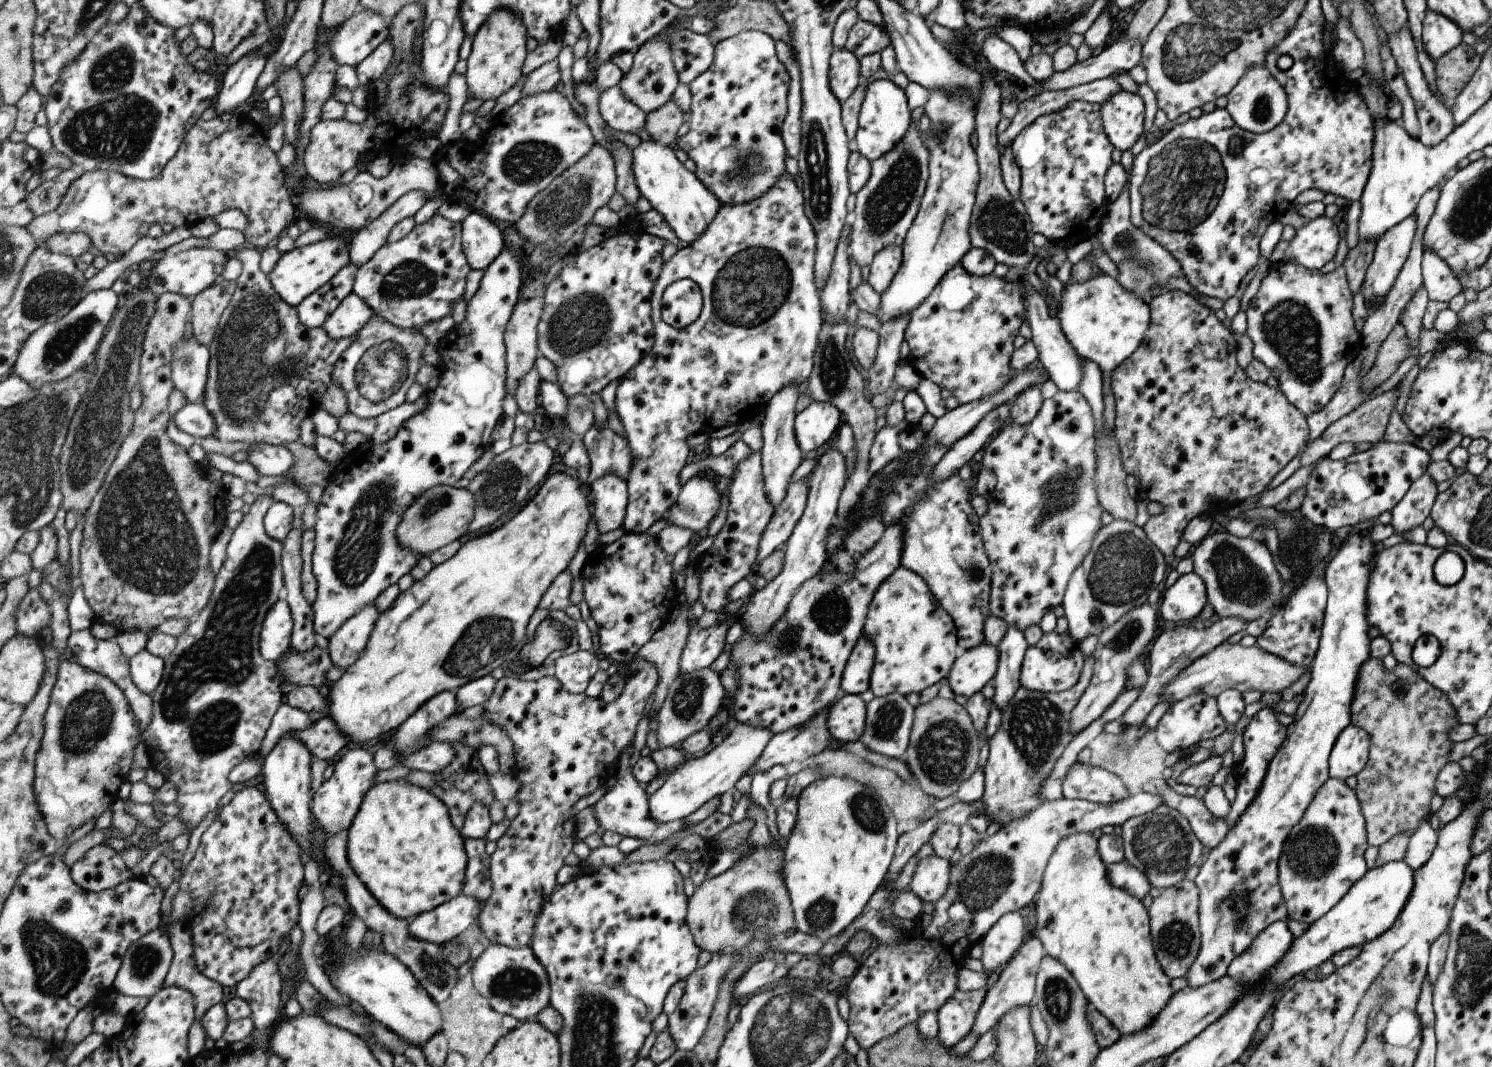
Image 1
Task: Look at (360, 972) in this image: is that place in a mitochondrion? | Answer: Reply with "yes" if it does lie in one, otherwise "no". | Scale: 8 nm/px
no

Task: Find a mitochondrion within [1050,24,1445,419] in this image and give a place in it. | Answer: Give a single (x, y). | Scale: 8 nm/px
(1182, 183)

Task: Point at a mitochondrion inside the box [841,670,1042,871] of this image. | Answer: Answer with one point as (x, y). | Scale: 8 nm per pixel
(942, 753)

